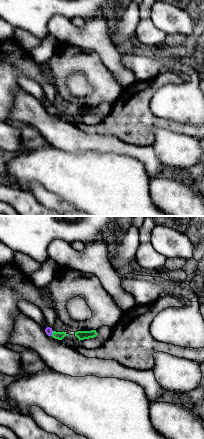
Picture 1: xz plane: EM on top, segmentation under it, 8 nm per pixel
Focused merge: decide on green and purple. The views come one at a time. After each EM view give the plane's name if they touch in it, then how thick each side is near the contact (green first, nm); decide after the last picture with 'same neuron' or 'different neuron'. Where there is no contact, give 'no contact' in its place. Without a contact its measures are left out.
meets green in xz; 60 nm thick on the green side, 60 nm on the other

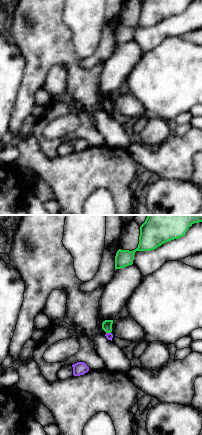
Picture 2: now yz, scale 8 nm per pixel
meets green in yz; 80 nm thick on the green side, 60 nm on the other

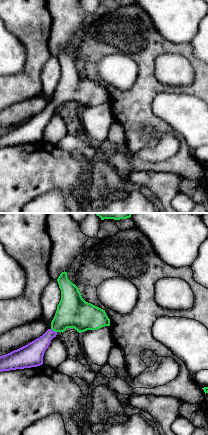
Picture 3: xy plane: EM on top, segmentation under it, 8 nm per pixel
meets green in xy; 260 nm thick on the green side, 170 nm on the other

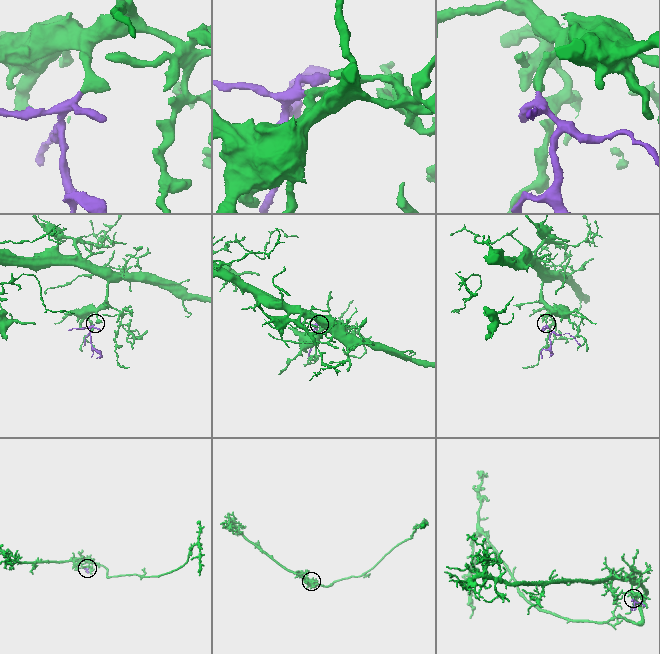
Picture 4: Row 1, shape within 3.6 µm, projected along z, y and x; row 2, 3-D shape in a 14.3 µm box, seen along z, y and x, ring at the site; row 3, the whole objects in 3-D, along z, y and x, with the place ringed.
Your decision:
same neuron

